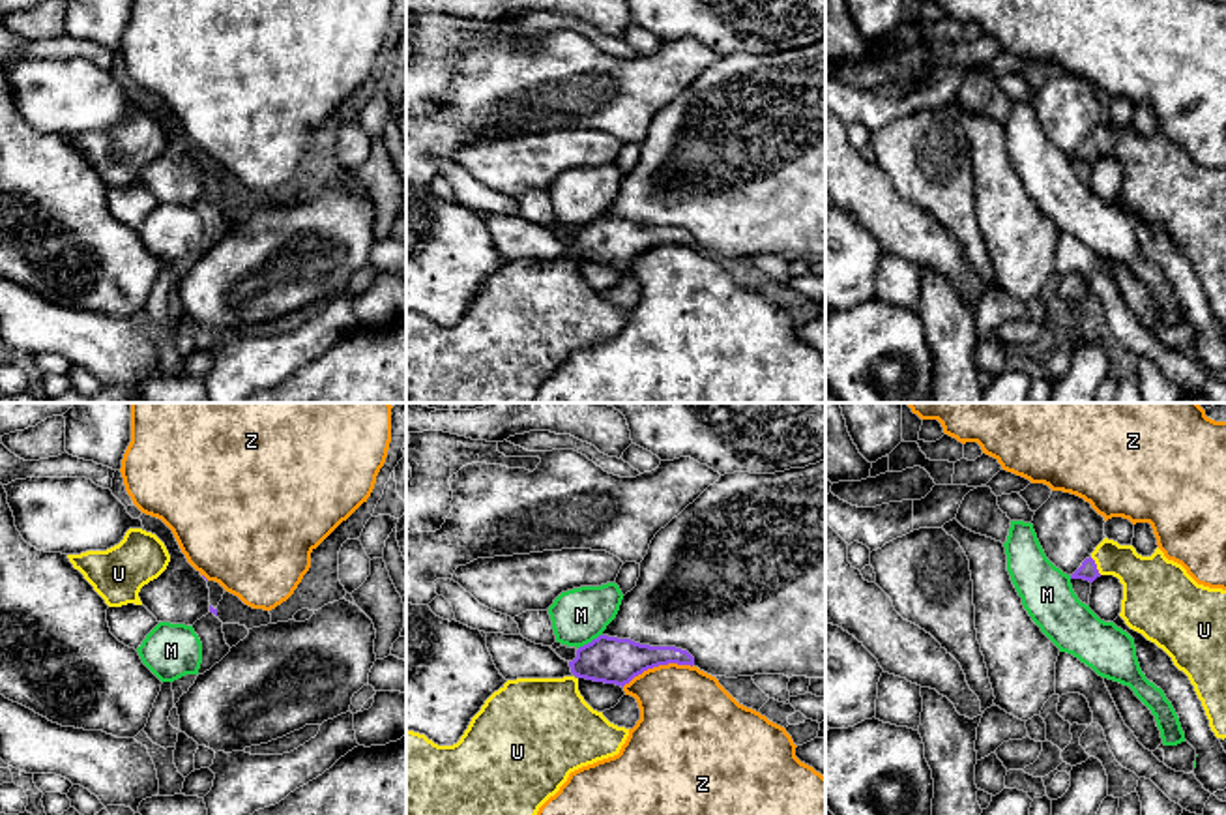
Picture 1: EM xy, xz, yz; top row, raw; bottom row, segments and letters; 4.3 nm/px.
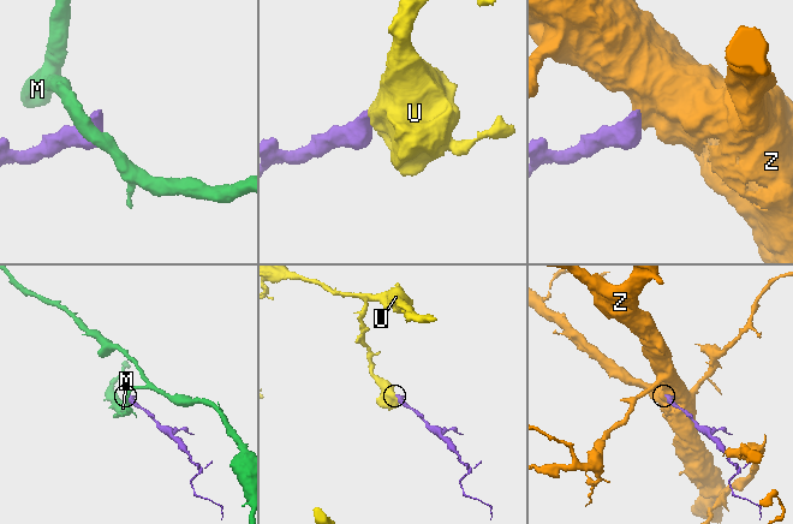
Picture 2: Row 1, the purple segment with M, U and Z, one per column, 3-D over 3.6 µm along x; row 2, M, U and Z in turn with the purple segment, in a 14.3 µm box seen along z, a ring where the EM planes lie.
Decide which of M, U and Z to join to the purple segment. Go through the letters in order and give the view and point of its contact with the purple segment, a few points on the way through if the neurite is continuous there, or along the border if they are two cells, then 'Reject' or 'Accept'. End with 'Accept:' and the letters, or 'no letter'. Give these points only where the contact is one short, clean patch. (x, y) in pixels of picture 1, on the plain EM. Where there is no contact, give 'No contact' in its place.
M: Touches purple at xz (592, 222). Boundary: xz (601, 214), (579, 229). Reject
U: Touches purple at yz (1095, 147). Path across: yz (1088, 150), (1095, 147), (1129, 147), (1150, 163). Accept
Z: Touches purple at xz (657, 246). Boundary: xz (693, 244), (654, 246), (622, 266). Reject
Accept: U

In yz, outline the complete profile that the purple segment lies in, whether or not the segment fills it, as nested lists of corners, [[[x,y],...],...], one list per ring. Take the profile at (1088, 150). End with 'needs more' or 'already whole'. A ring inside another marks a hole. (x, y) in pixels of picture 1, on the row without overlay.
[[[1104,118],[1089,139],[1071,156],[1071,159],[1084,159],[1093,163],[1101,156],[1114,156],[1123,165],[1123,180],[1119,197],[1125,204],[1142,214],[1147,221],[1162,229],[1174,242],[1174,245],[1183,251],[1209,300],[1209,307],[1217,319],[1226,319],[1226,170],[1209,169],[1198,165],[1187,150],[1164,137],[1157,127],[1151,137],[1142,137],[1132,126],[1119,126],[1114,120]]]; needs more

